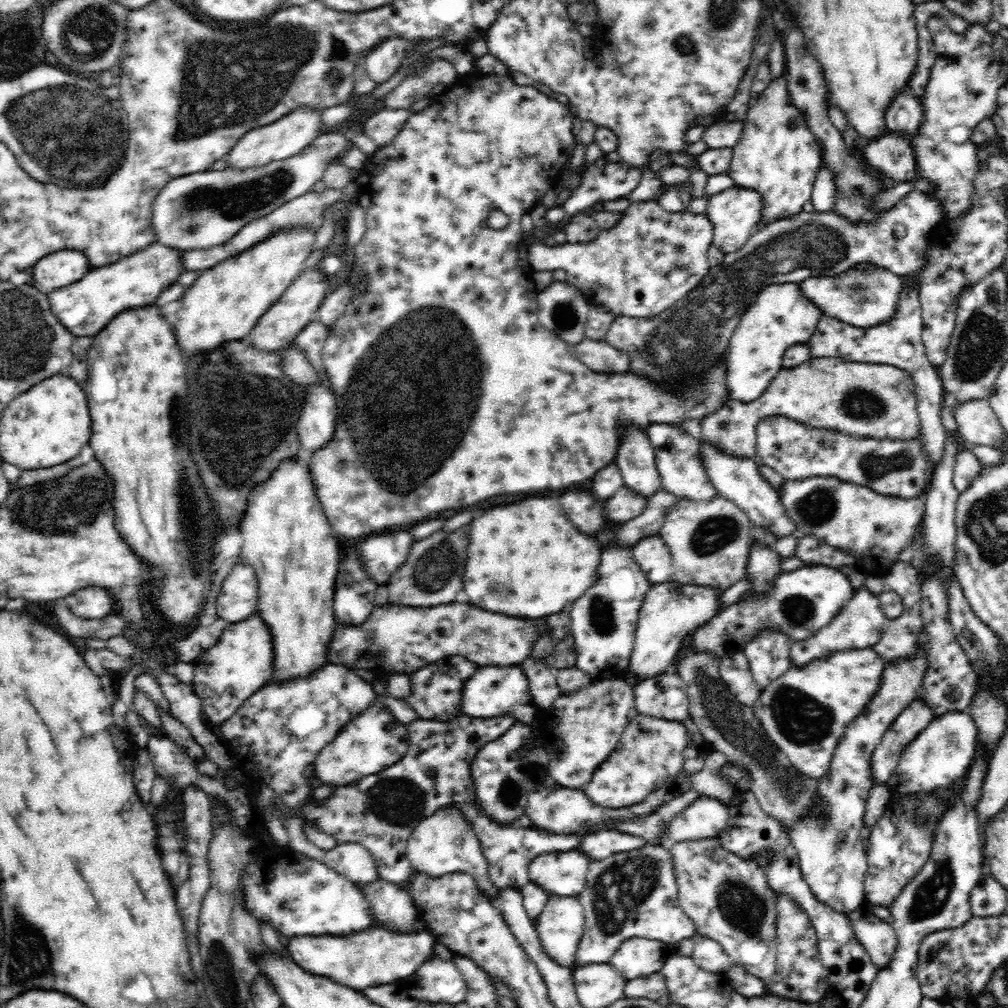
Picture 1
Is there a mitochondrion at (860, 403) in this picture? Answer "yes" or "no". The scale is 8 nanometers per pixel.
yes

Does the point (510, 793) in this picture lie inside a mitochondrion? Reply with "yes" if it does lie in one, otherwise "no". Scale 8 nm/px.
yes

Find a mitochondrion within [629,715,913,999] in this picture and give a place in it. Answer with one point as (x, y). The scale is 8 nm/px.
(740, 906)

